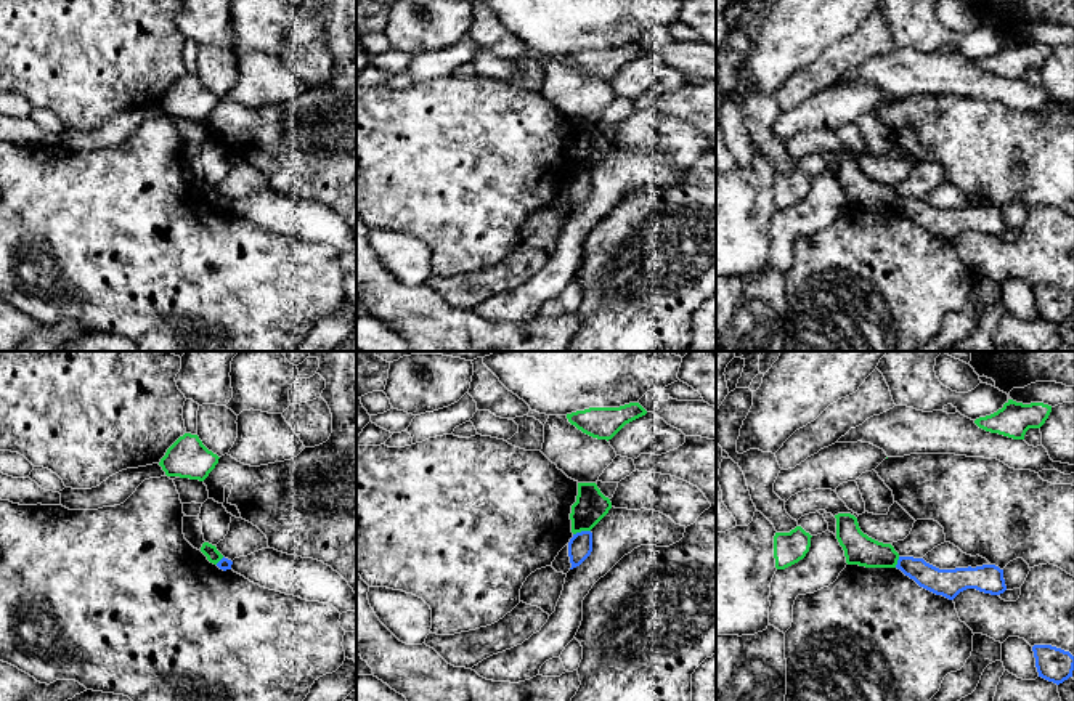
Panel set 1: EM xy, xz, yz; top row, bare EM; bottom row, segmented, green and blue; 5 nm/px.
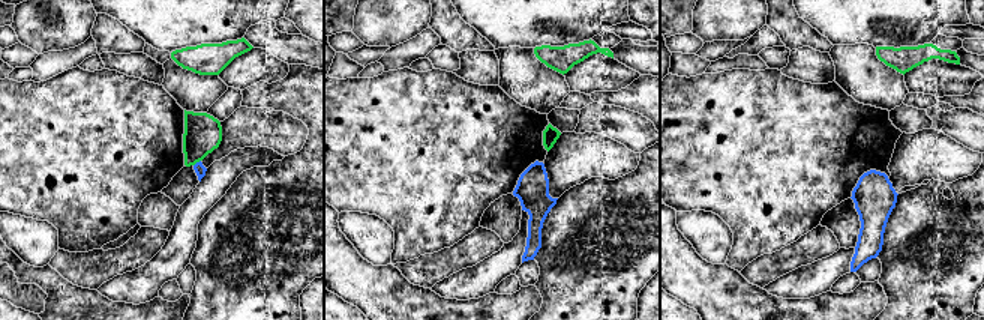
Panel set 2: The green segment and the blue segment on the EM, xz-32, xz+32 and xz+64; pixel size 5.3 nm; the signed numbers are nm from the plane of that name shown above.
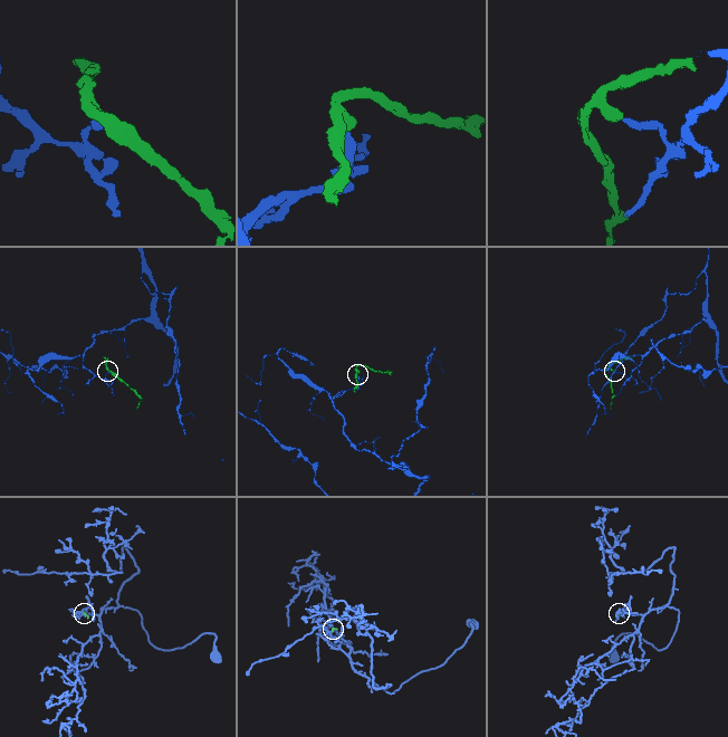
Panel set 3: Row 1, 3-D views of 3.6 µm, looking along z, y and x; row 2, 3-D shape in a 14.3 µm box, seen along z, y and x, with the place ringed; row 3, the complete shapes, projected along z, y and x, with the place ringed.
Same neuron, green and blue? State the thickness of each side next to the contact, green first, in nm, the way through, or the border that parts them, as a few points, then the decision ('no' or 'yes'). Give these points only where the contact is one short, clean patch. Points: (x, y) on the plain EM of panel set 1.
calibres 170 and 120 nm; border xz (589, 170), (573, 175); no

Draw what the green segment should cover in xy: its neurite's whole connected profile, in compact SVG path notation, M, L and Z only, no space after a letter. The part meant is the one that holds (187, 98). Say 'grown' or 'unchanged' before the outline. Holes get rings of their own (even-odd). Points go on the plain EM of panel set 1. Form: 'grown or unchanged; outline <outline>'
unchanged; outline M185 74L167 90L159 106L167 117L204 122L218 99L202 85L197 75Z

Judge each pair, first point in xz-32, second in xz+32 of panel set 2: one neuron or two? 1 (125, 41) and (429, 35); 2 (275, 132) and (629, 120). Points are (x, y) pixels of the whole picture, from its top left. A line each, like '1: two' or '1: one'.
1: two
2: one

